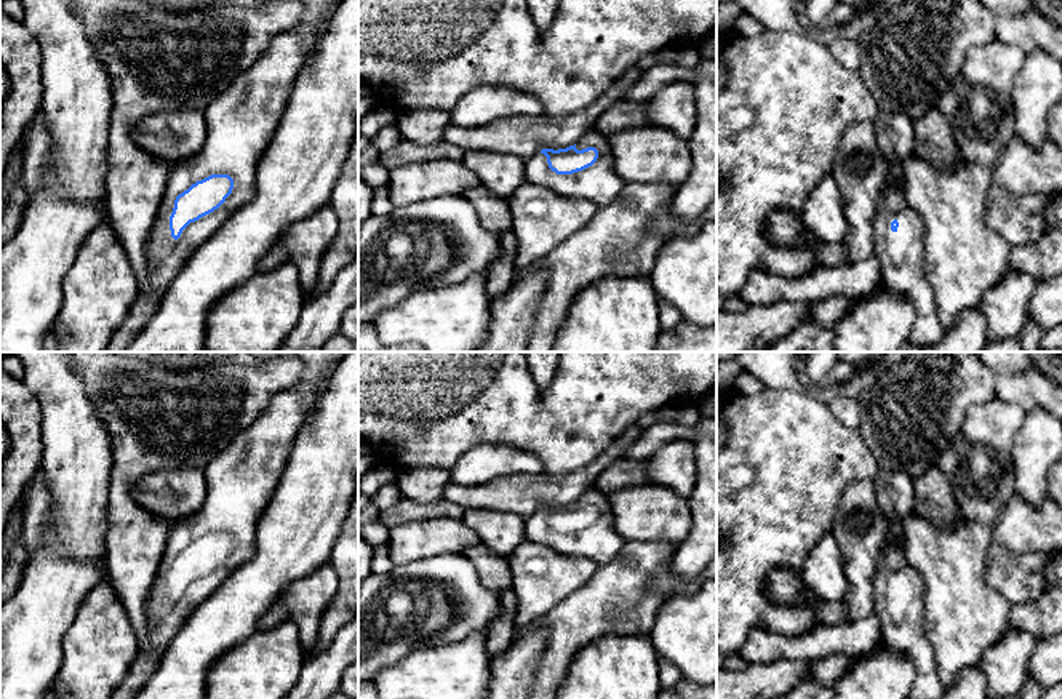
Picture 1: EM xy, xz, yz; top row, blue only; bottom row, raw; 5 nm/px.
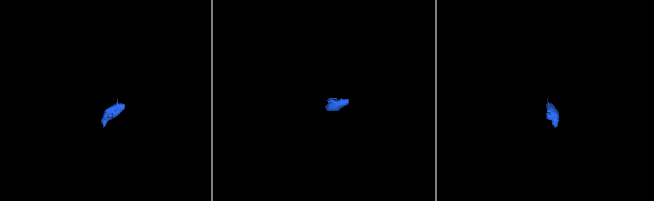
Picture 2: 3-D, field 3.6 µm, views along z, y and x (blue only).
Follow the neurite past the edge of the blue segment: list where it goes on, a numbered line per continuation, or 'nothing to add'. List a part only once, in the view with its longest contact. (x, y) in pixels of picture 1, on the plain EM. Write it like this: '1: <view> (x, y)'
1: xy (240, 480)

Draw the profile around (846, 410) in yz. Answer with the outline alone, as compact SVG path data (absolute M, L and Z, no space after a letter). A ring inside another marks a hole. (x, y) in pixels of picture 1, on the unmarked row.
M838 397L828 403L833 416L846 427L857 429L862 421L862 408L857 398Z

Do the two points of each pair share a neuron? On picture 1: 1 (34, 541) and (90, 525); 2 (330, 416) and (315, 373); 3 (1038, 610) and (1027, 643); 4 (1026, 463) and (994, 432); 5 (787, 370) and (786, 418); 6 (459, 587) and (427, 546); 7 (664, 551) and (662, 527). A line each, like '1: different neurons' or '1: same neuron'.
1: different neurons
2: different neurons
3: different neurons
4: different neurons
5: different neurons
6: different neurons
7: different neurons

